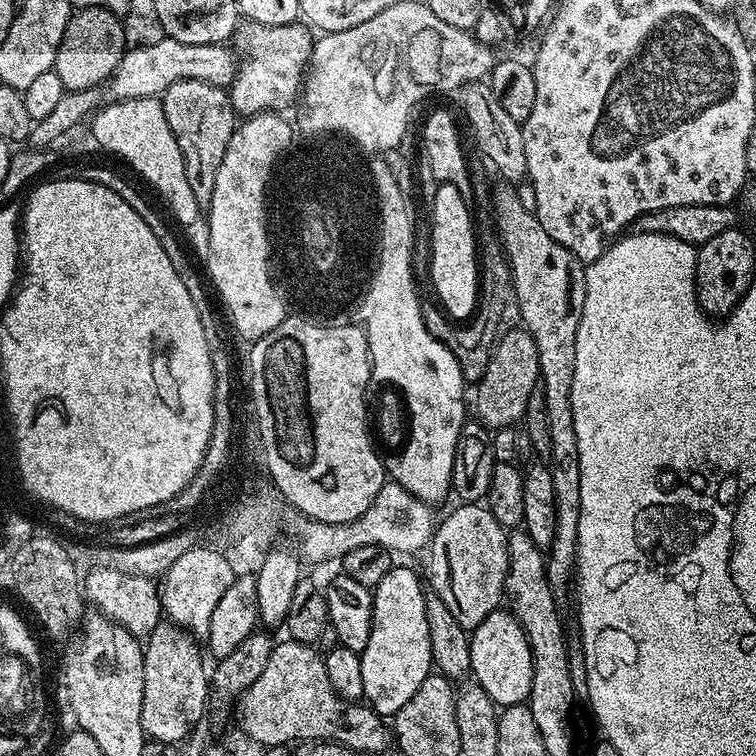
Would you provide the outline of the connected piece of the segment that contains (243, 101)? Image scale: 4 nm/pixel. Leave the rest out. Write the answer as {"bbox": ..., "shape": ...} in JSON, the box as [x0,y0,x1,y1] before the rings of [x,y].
{"bbox":[230,22,313,118],"shape":[[[304,22],[286,26],[241,23],[234,35],[234,48],[239,60],[236,77],[230,85],[232,109],[247,118],[257,116],[260,112],[284,110],[287,104],[292,104],[295,100],[297,103],[312,58],[313,43],[313,29]]]}

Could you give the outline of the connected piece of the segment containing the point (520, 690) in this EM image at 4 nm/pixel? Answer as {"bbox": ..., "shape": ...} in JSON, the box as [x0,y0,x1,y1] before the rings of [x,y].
{"bbox":[470,611,534,706],"shape":[[[511,611],[491,612],[476,628],[471,629],[470,662],[475,683],[480,684],[486,694],[490,694],[497,706],[523,704],[527,701],[534,678],[530,642]]]}

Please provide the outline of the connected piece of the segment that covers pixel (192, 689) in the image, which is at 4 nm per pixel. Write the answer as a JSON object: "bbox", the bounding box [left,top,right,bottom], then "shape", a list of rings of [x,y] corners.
{"bbox":[142,622,210,745],"shape":[[[162,622],[146,638],[144,649],[144,689],[142,690],[142,726],[149,741],[179,745],[206,716],[210,676],[204,672],[197,637],[171,622]]]}

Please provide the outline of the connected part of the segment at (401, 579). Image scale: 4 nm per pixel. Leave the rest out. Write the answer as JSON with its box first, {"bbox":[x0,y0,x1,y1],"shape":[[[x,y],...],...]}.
{"bbox":[360,566,433,718],"shape":[[[394,566],[378,582],[372,593],[372,629],[370,642],[366,642],[366,650],[360,653],[362,662],[362,690],[363,699],[369,708],[382,718],[392,718],[410,698],[414,698],[418,686],[426,682],[426,678],[433,671],[432,651],[430,650],[430,626],[426,624],[426,602],[424,601],[425,585],[408,568]]]}

